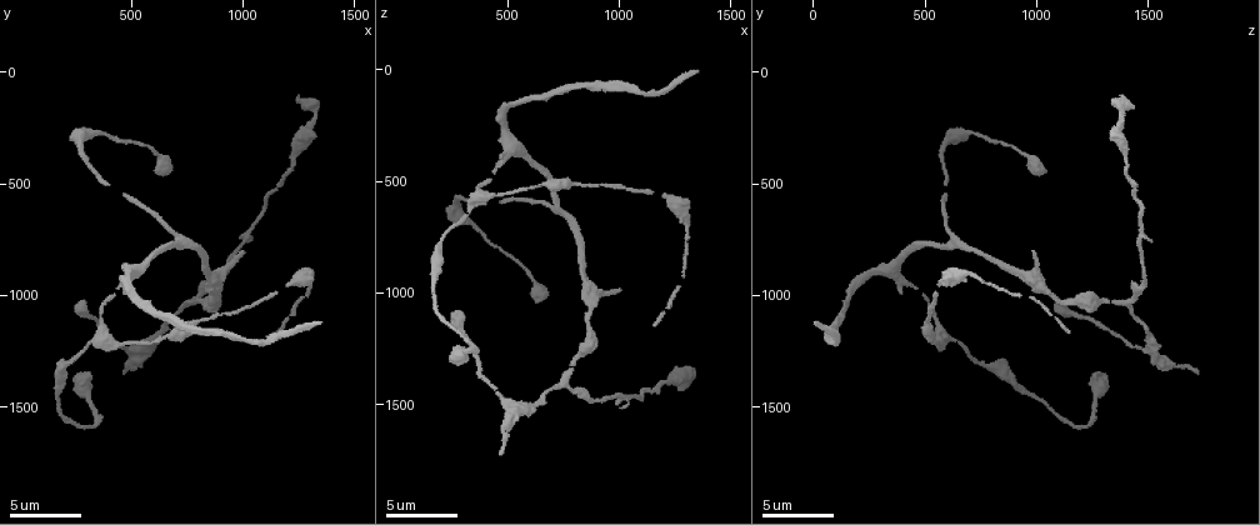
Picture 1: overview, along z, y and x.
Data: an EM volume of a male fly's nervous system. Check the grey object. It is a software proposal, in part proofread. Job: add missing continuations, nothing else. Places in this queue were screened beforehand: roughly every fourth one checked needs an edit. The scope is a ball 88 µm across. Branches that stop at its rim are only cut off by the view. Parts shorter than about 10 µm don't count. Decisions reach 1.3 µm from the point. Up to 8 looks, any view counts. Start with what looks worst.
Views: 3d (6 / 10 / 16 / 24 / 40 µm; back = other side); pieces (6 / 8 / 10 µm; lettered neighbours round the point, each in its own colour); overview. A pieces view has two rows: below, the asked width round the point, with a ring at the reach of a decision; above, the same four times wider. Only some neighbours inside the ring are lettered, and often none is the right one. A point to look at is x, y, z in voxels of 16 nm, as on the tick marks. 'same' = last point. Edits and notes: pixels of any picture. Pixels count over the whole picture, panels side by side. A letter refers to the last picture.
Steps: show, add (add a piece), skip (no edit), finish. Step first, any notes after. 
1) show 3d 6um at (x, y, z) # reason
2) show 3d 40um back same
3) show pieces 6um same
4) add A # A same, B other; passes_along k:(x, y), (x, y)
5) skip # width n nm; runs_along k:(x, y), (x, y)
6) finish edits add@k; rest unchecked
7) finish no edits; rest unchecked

show 3d 6um at (1330, 1110, 20) # long arm stops here

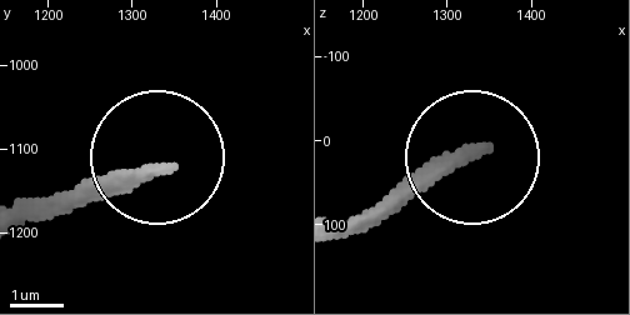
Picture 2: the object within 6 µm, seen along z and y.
show pieces 6um at (1335, 1120, 10)

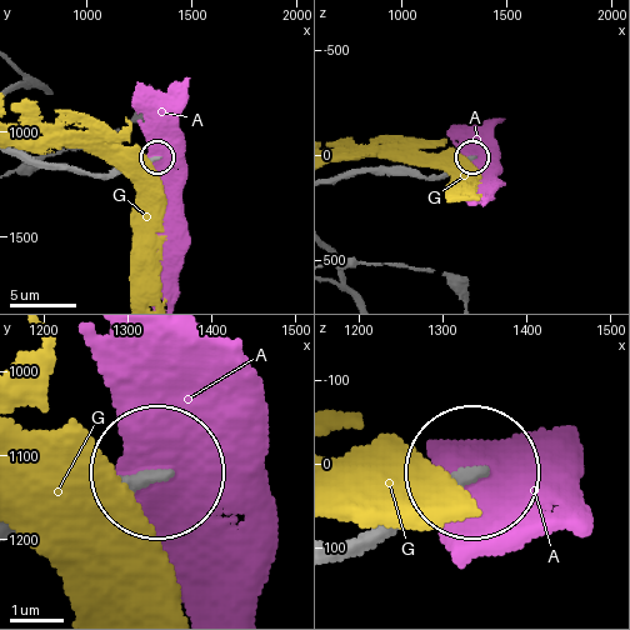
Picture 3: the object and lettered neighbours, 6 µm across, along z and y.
skip # width 220 nm; A other, G other; none of them fits

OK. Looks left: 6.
show pieces 6um at (990, 820, 1000) # branch stops here

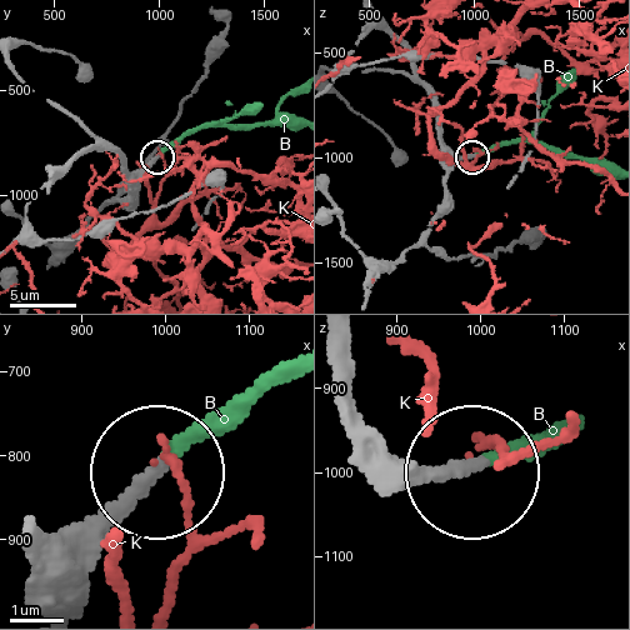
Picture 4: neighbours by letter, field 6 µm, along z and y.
add B # B same, K other; passes_along 4:(126, 170), (139, 171), (158, 153), (213, 125), (293, 125); the neuron continues

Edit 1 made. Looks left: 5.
show pieces 6um at (470, 1340, 1720) # tapers out

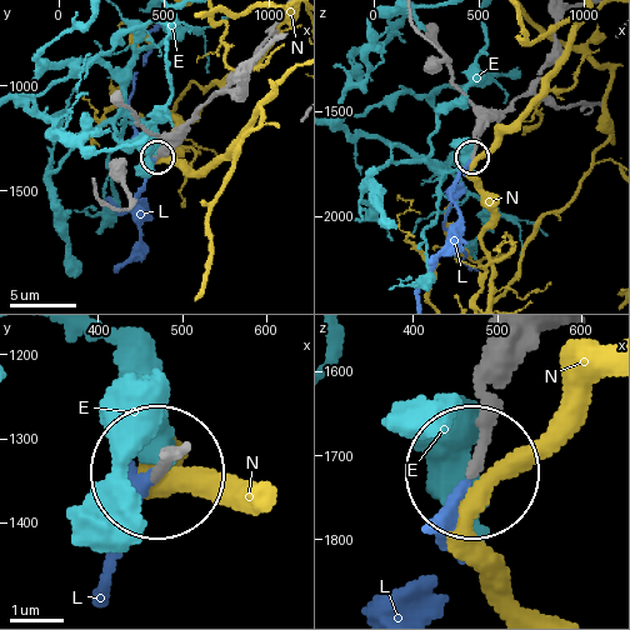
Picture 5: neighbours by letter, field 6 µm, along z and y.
add L # E other, L same, N other; it goes on there

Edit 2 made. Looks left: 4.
show overview

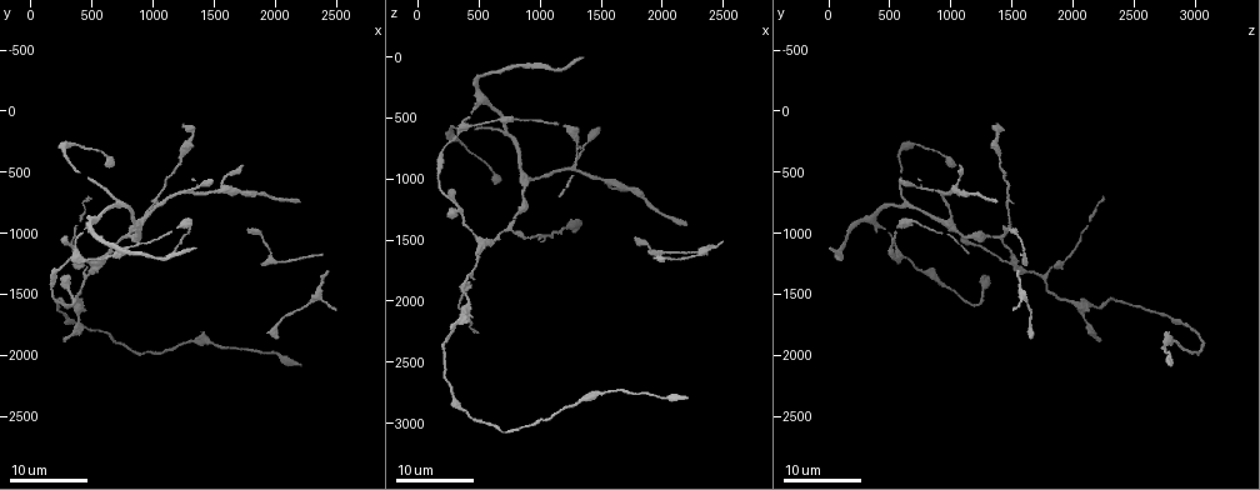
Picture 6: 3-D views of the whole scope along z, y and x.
show 3d 24um at (280, 1880, 2200) # an open end

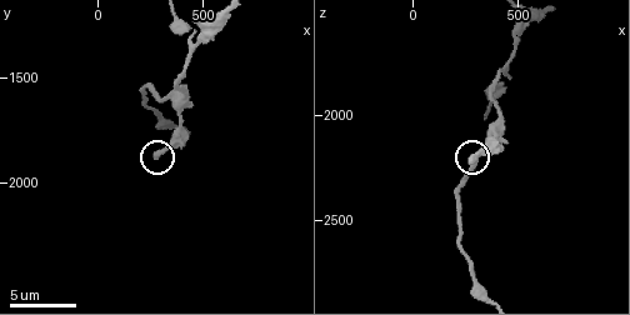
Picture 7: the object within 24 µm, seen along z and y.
show 3d 10um at (280, 1860, 2210) # closer look

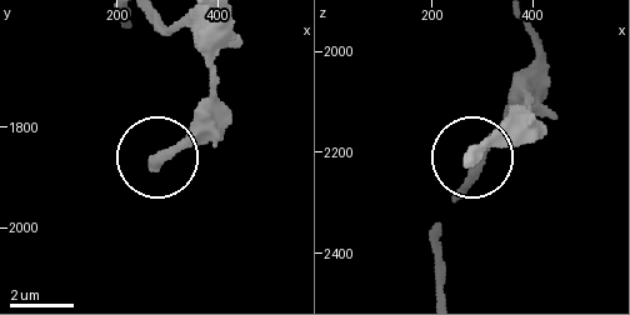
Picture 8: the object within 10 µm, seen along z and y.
show pieces 8um at (275, 1870, 2215)

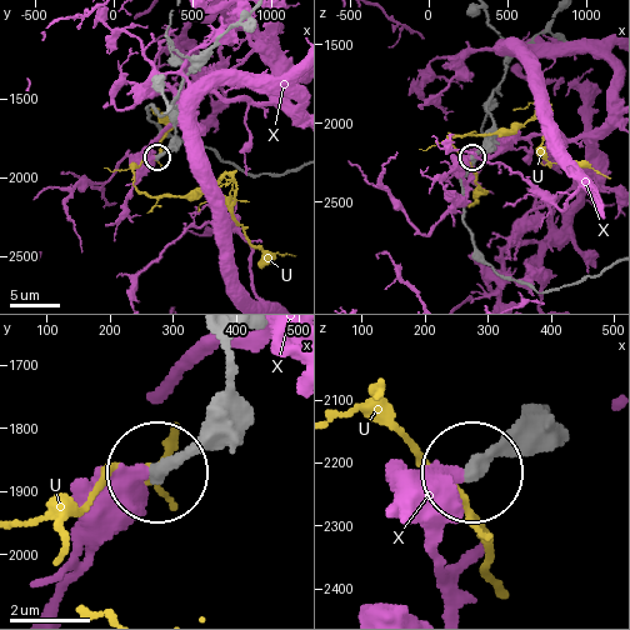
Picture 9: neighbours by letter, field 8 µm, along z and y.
skip # U other, X other; runs_along 9:(229, 380), (209, 420), (163, 468); none of them fits

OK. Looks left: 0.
finish edits add@4, add@5; rest unchecked

